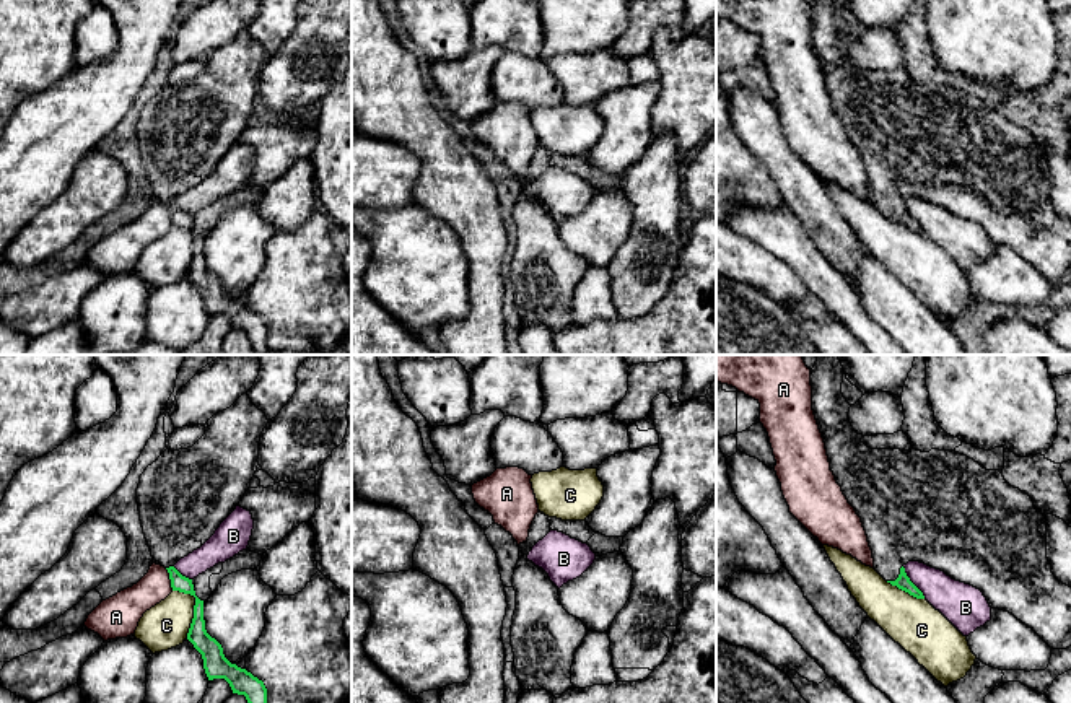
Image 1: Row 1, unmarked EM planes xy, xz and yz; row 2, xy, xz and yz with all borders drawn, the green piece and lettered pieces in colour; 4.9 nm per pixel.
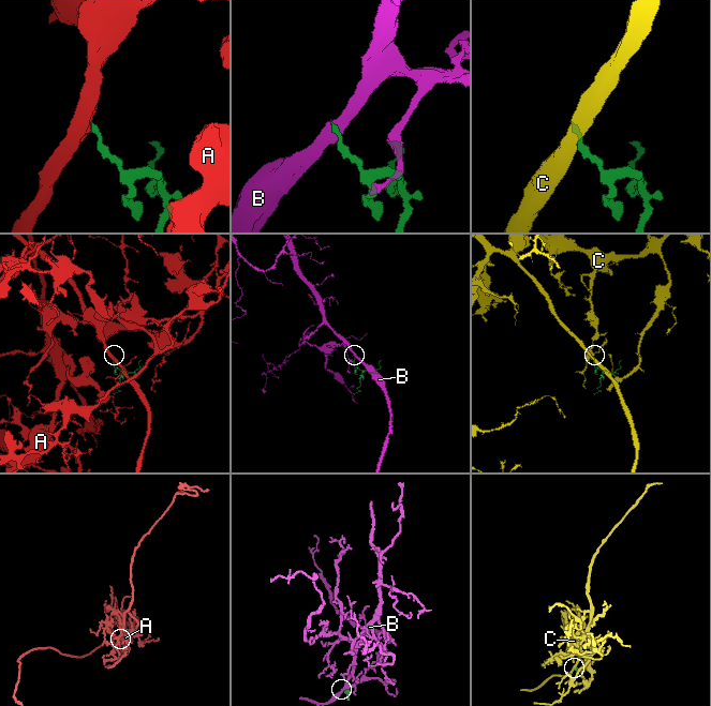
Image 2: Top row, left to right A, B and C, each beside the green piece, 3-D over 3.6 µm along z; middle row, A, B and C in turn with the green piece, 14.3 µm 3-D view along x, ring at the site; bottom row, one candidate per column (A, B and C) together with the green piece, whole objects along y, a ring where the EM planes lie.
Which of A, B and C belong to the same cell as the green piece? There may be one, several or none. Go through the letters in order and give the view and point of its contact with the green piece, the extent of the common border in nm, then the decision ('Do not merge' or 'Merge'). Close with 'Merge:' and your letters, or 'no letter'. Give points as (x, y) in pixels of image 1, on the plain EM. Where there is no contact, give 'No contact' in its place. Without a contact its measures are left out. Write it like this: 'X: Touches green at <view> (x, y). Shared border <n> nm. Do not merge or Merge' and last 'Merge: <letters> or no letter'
A: Touches green at xy (170, 213). Shared border 120 nm. Do not merge
B: Touches green at yz (912, 218). Shared border 200 nm. Do not merge
C: Touches green at xy (194, 243). Shared border 260 nm. Do not merge
Merge: no letter

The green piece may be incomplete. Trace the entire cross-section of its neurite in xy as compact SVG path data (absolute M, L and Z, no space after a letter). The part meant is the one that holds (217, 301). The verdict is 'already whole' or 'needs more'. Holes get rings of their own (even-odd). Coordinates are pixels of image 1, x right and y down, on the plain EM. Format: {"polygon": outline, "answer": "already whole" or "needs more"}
{"polygon": "M246 28L230 44L218 47L203 60L205 70L192 83L179 86L166 85L145 104L137 124L140 156L153 199L168 205L173 226L195 233L194 254L187 275L202 290L208 316L225 314L233 329L246 332L254 353L270 352L264 317L225 293L221 280L205 265L203 236L195 231L192 215L182 212L174 200L200 184L236 145L249 125L259 101L260 70L267 59L265 49L251 37Z", "answer": "needs more"}

